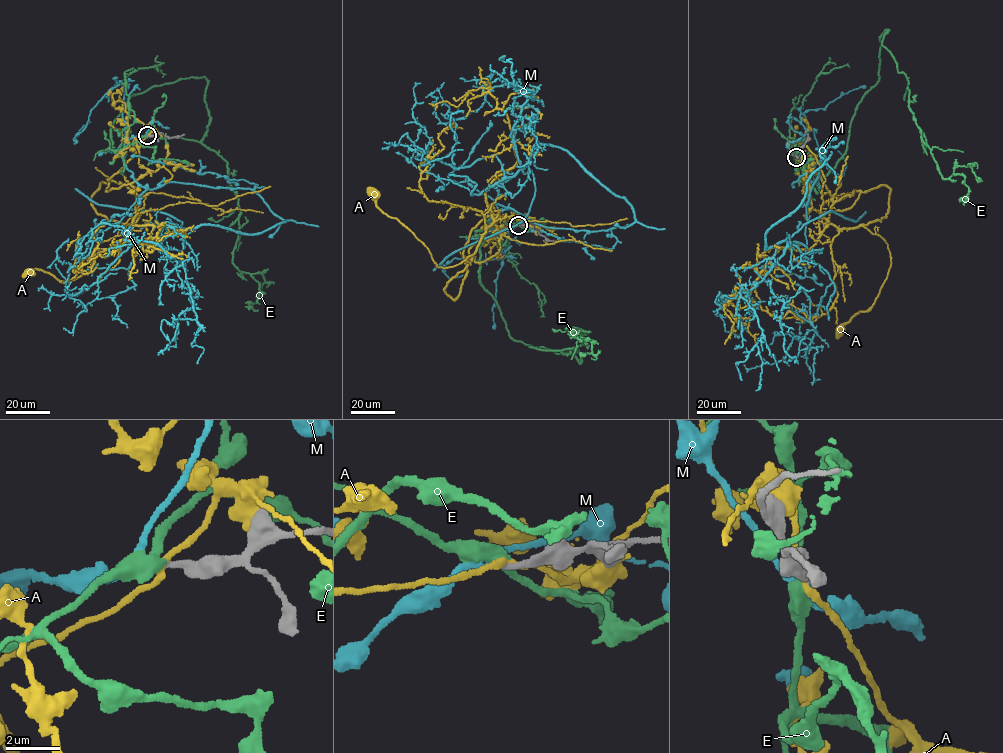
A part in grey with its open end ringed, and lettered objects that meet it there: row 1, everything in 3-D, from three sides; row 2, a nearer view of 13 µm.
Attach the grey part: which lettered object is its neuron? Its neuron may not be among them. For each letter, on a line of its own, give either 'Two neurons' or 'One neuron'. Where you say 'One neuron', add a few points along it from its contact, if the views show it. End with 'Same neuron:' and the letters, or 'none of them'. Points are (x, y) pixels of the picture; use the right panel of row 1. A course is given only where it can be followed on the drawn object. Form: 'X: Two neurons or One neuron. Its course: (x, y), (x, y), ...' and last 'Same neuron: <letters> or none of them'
A: Two neurons
E: Two neurons
M: One neuron. Its course: (796, 158), (806, 206), (827, 161), (766, 232), (787, 247), (763, 280), (722, 297), (756, 307), (726, 331)
Same neuron: M

